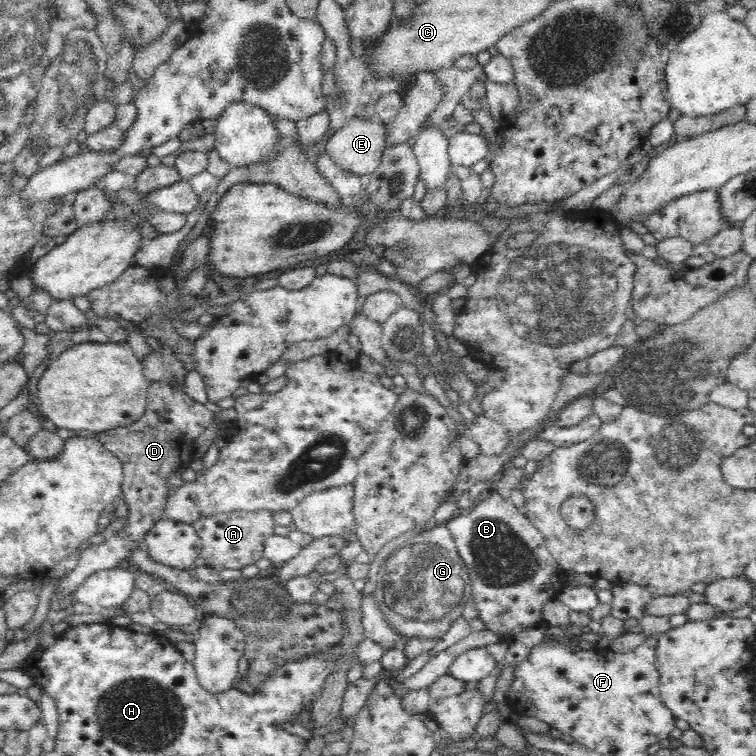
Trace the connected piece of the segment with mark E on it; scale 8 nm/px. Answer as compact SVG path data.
M356 117L344 122L344 126L340 130L336 130L333 135L330 135L325 152L342 170L365 178L380 164L386 146L386 136L386 124L382 123L379 118L361 119Z

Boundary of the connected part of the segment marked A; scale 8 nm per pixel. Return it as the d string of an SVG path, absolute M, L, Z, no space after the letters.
M265 510L222 512L196 520L191 525L202 539L203 548L200 557L205 560L208 567L219 571L226 568L241 569L258 562L263 558L266 539L274 534L276 522L272 519L273 513Z

